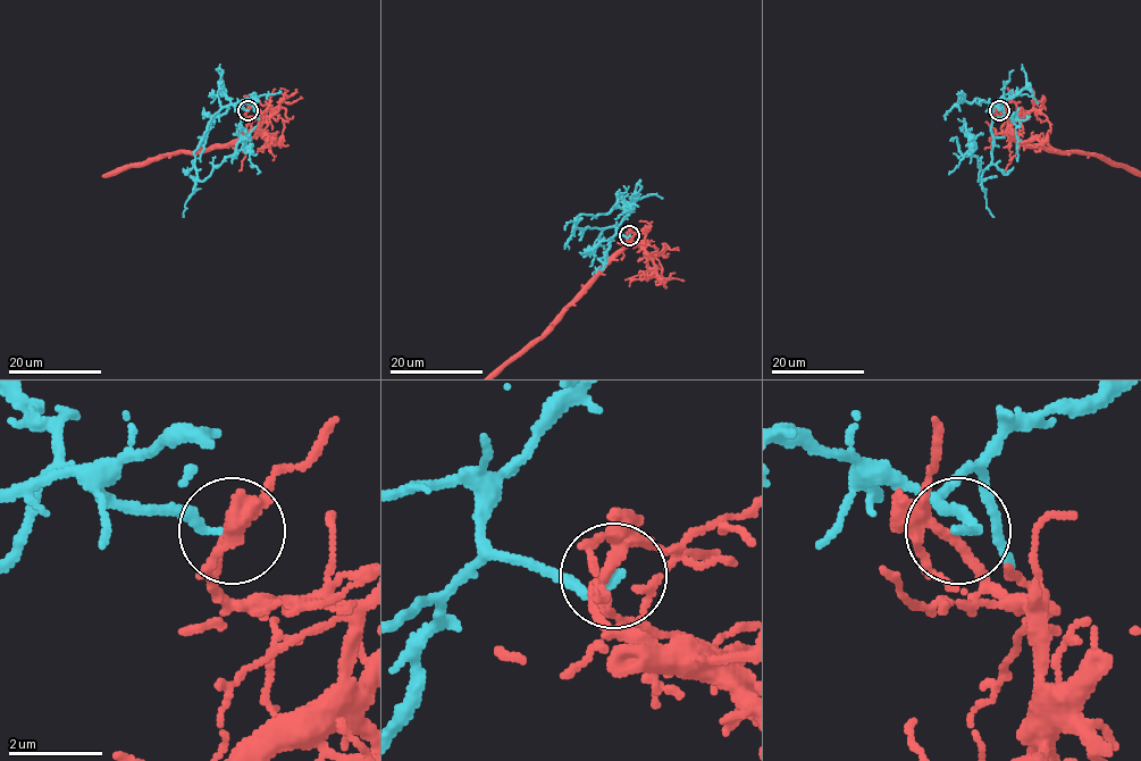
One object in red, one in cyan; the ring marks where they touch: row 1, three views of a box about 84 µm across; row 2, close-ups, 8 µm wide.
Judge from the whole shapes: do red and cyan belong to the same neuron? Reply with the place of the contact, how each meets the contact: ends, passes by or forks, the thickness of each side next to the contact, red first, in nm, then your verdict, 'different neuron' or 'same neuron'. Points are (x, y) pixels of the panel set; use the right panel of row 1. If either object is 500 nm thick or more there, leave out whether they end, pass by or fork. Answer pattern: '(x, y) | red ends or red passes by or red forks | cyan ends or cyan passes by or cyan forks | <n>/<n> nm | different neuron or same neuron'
(999, 110) | red forks | cyan ends | 240/200 nm | different neuron

